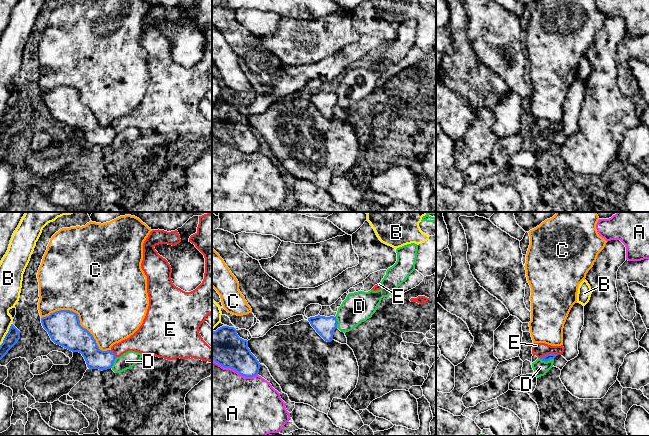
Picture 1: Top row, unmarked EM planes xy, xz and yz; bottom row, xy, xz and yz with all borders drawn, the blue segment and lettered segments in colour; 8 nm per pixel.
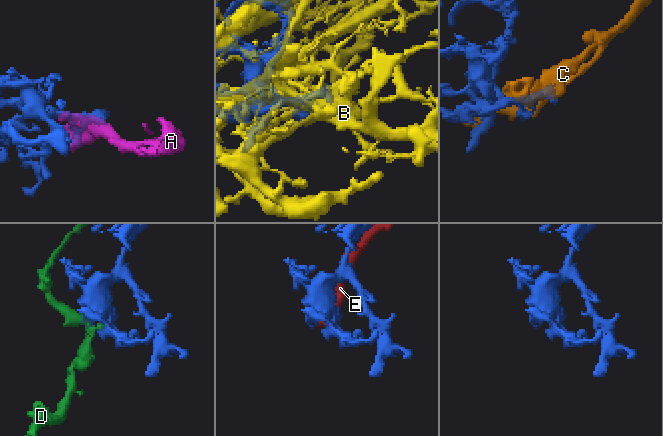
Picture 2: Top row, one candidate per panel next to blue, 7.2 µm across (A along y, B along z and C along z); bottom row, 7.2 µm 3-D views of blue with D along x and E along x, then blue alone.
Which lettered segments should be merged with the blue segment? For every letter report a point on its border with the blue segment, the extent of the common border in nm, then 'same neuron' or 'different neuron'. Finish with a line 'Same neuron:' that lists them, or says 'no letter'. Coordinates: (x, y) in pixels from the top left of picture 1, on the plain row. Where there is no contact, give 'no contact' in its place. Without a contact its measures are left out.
A: meets blue in xz at (235, 146); contact 400 nm long; different neuron
B: meets blue in xy at (6, 110); contact 200 nm long; different neuron
C: meets blue in xy at (78, 95); contact 600 nm long; different neuron
D: meets blue in yz at (546, 137); contact 120 nm long; different neuron
E: meets blue in yz at (548, 130); contact 150 nm long; different neuron
Same neuron: no letter

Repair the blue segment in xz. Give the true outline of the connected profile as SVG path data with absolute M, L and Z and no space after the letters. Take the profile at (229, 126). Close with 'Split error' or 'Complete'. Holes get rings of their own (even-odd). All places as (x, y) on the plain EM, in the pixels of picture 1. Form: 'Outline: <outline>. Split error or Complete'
Outline: M222 102L212 107L212 135L245 153L259 149L259 137L248 124L248 117L240 114L234 103Z. Complete

